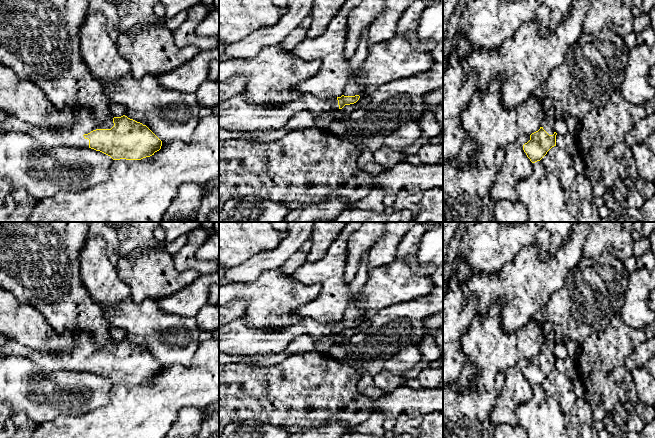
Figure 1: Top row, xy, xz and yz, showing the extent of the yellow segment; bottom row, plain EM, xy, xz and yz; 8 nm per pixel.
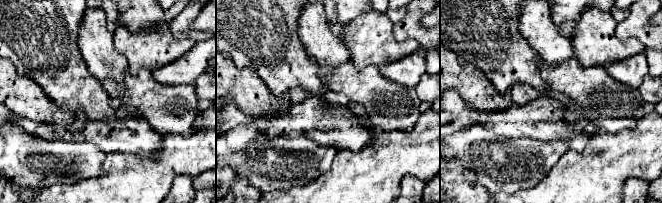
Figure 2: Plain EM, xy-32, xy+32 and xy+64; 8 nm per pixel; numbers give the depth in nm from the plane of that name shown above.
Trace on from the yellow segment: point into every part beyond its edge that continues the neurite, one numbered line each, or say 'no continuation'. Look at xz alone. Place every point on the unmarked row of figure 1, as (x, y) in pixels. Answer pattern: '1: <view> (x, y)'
1: xz (236, 338)

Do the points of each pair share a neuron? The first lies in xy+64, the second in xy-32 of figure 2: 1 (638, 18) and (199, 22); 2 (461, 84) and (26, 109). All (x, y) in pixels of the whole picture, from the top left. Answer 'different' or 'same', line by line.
1: different
2: same

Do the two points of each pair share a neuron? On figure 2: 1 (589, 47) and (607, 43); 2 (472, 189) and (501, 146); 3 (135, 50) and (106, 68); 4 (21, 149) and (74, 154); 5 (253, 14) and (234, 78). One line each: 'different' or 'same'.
1: same
2: different
3: different
4: same
5: different

